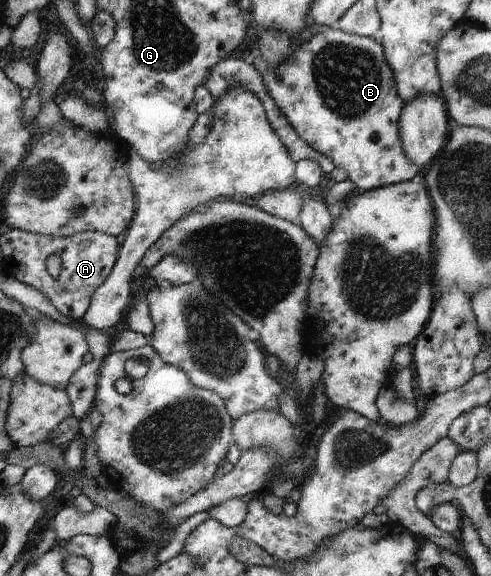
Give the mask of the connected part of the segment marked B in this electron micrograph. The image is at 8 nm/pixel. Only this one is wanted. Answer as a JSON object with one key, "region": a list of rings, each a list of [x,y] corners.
{"region":[[[329,29],[321,33],[316,33],[310,40],[302,43],[300,47],[289,55],[289,58],[286,61],[279,65],[278,69],[271,68],[269,63],[266,63],[262,57],[255,58],[252,65],[262,74],[262,79],[266,89],[268,90],[269,96],[274,100],[278,109],[280,109],[280,111],[286,116],[286,119],[290,122],[294,131],[296,131],[296,133],[315,152],[331,159],[334,162],[335,167],[346,169],[346,171],[348,171],[350,181],[355,184],[360,191],[365,192],[369,189],[417,179],[422,174],[422,169],[420,169],[416,164],[413,164],[412,161],[408,159],[406,152],[403,150],[399,136],[399,117],[405,101],[401,99],[397,92],[394,71],[388,65],[388,62],[384,57],[383,47],[374,38],[371,38],[370,36],[349,34],[338,29]]]}

